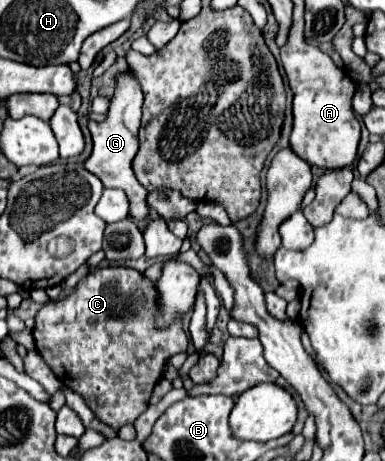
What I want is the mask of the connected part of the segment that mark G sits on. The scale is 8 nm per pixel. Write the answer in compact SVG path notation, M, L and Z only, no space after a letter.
M126 72L124 76L120 76L116 94L110 102L110 110L104 122L92 122L88 124L92 140L94 140L94 150L92 156L84 162L84 166L96 174L104 188L118 188L124 190L130 202L130 216L134 220L146 220L150 214L150 208L146 204L146 196L148 190L142 188L142 184L136 180L134 170L132 170L132 160L138 152L138 128L140 128L140 116L142 116L142 90L138 86L138 82L134 80L134 76L130 72Z

